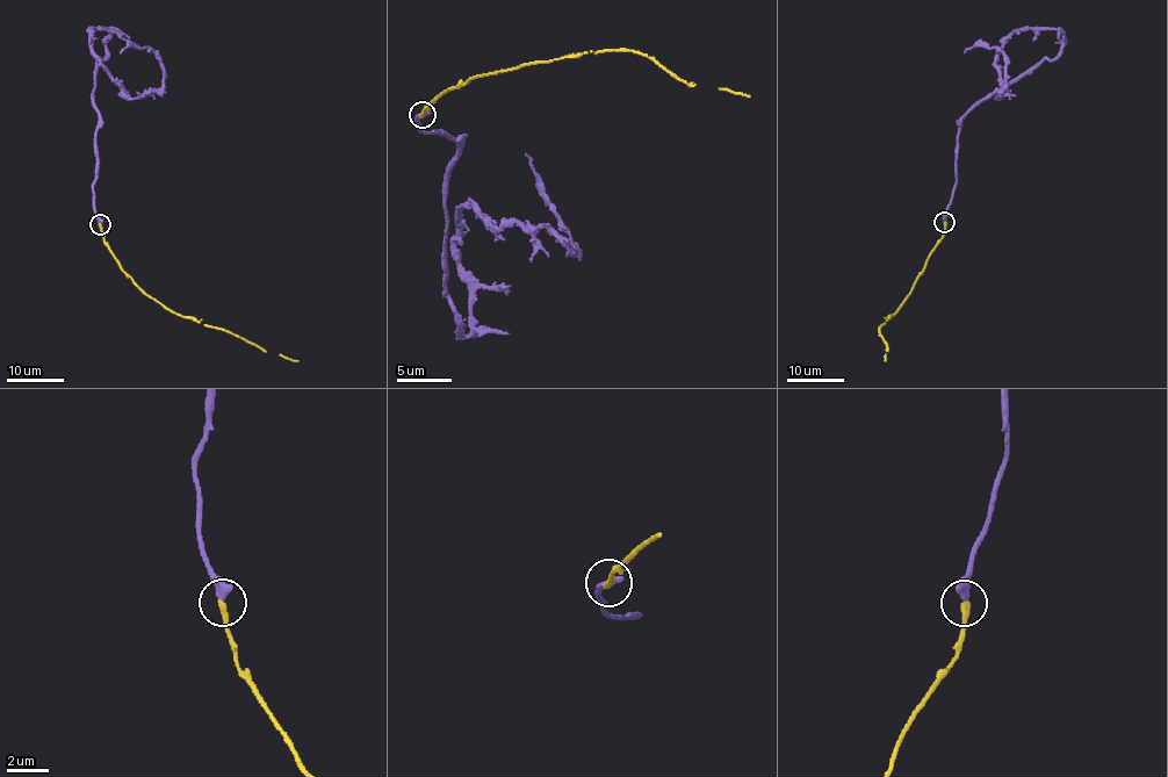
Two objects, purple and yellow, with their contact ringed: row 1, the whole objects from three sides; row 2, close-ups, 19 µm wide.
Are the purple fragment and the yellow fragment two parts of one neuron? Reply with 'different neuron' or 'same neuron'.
same neuron

